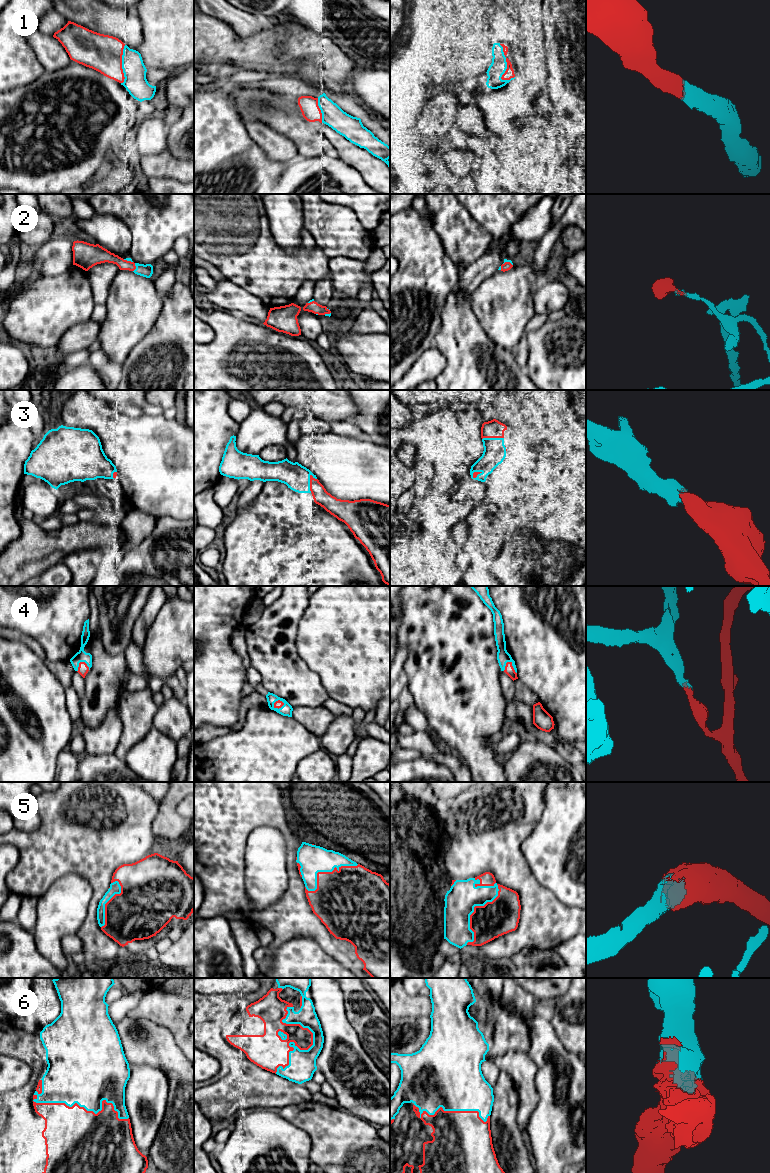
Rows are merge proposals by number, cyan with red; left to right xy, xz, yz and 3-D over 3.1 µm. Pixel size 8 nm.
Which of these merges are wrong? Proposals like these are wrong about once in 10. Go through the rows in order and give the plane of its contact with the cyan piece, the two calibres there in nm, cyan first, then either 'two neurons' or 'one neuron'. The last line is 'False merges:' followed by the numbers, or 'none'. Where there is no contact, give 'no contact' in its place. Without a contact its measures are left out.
1: yz | 130/80 nm | one neuron
2: xy | 100/90 nm | one neuron
3: xz | 200/140 nm | one neuron
4: xz | 100/70 nm | two neurons
5: yz | 240/280 nm | one neuron
6: xy | 440/480 nm | one neuron
False merges: 4

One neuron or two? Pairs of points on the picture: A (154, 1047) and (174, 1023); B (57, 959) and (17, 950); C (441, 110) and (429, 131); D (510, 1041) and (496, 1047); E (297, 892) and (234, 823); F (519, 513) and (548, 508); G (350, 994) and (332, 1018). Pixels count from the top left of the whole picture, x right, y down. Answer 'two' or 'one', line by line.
A: two
B: two
C: one
D: one
E: one
F: one
G: two

